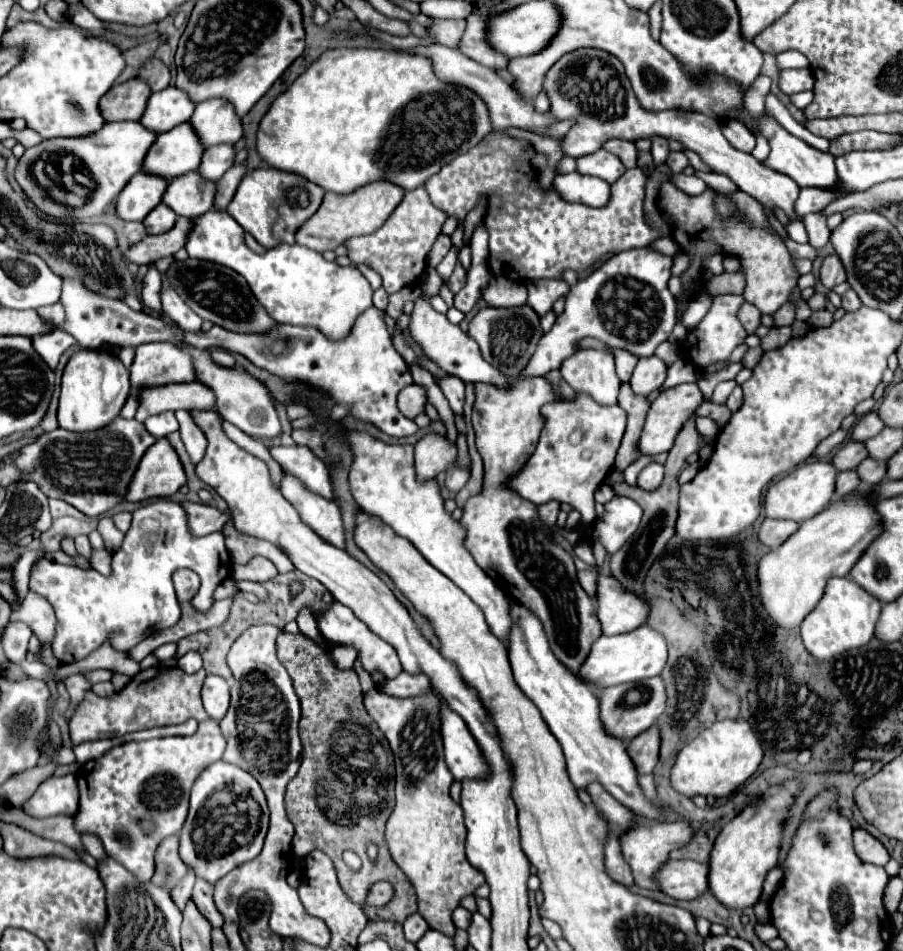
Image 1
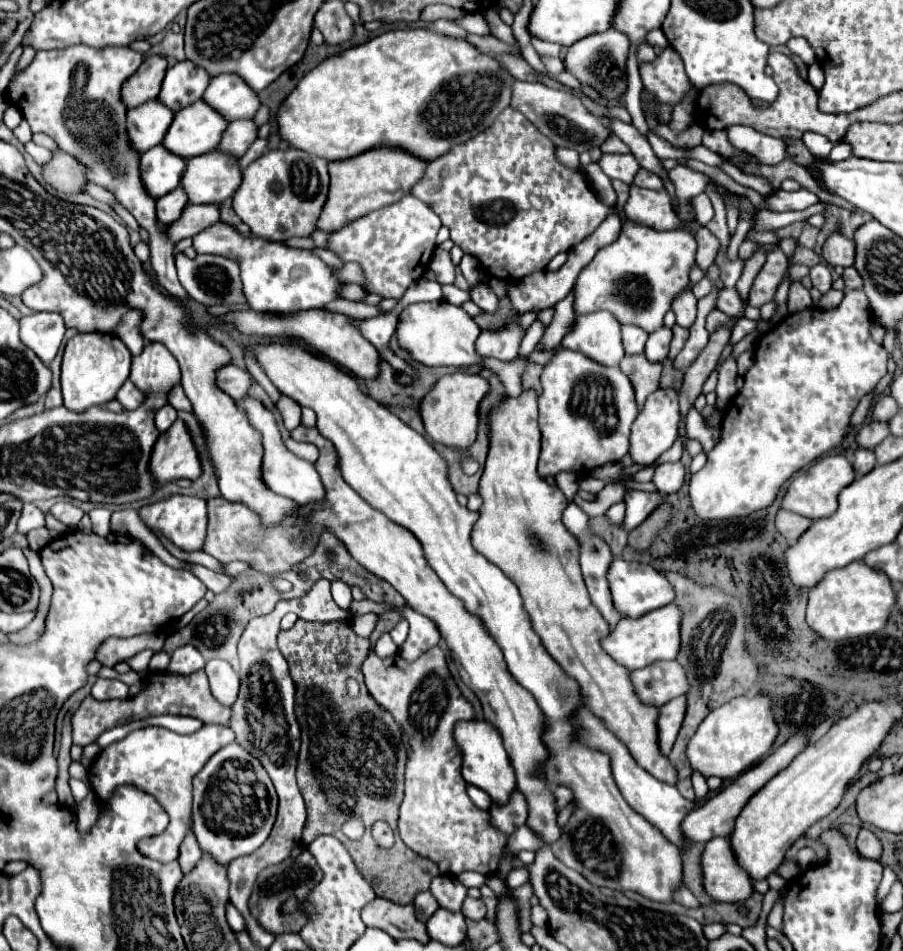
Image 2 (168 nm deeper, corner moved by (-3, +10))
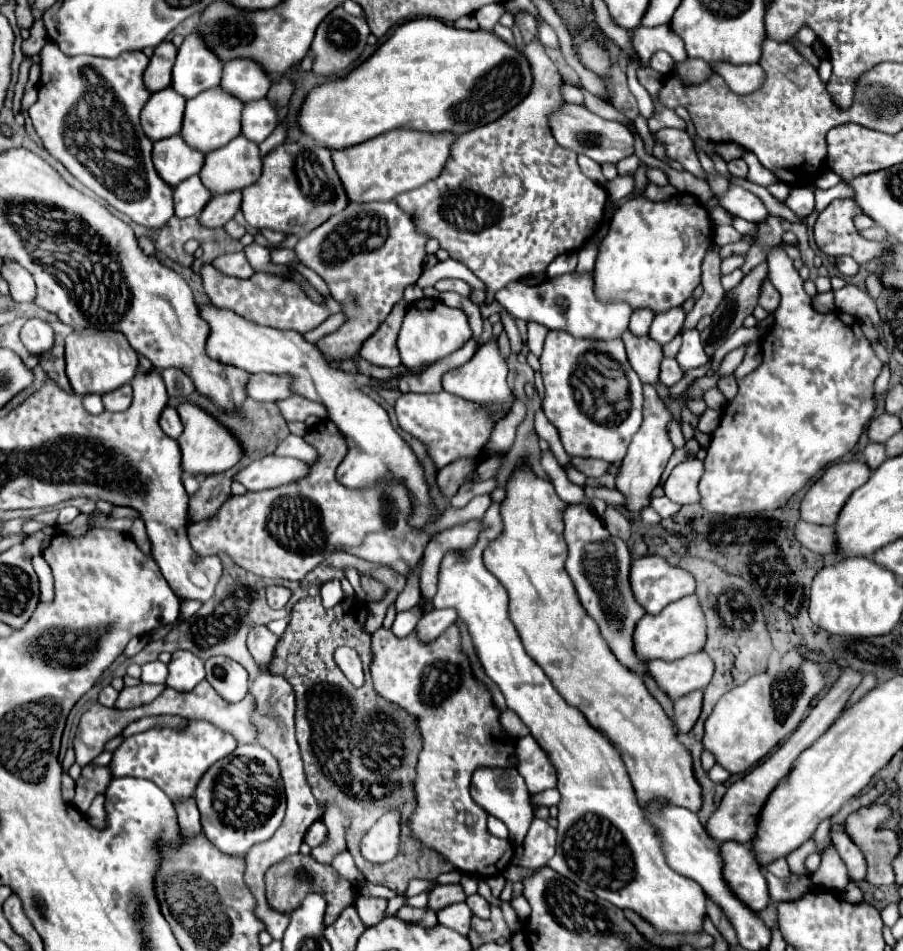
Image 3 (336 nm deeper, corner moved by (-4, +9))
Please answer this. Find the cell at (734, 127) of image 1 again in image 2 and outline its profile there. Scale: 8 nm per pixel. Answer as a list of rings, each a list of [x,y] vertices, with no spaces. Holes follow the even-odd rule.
[[[732,126],[726,132],[728,132],[728,142],[736,150],[756,156],[762,164],[774,166],[786,158],[784,140],[764,136],[764,134],[756,132],[754,128],[748,128],[748,126]]]

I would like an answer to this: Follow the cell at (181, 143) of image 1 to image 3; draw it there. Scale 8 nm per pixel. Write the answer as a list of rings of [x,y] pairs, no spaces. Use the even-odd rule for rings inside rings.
[[[221,87],[199,93],[197,97],[189,99],[185,105],[181,137],[191,147],[195,147],[197,151],[203,151],[203,153],[219,149],[241,133],[241,111],[243,111],[243,103],[237,97],[231,97],[229,93],[225,93]]]

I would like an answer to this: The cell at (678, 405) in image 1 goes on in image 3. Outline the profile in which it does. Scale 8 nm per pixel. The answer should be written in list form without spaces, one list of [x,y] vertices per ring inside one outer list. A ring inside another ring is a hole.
[[[643,385],[643,423],[641,429],[633,435],[633,441],[629,445],[629,451],[621,463],[619,475],[615,479],[617,489],[627,497],[627,511],[631,515],[631,519],[639,519],[639,509],[649,505],[649,493],[657,487],[659,477],[673,453],[673,443],[669,439],[669,423],[673,421],[673,413],[669,411],[669,407],[665,405],[665,401],[657,395],[653,385]]]

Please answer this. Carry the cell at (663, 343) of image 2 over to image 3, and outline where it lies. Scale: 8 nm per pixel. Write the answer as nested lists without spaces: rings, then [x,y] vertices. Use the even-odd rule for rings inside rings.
[[[681,307],[669,309],[667,313],[659,313],[659,315],[653,319],[649,337],[653,337],[659,345],[667,345],[667,343],[681,331],[683,321],[685,321],[685,313],[683,313]]]

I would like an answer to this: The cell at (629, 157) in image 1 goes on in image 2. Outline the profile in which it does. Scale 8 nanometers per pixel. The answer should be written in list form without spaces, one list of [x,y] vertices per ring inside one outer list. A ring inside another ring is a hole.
[[[612,136],[612,140],[608,140],[608,144],[604,144],[602,148],[604,154],[630,154],[630,148],[616,136]]]

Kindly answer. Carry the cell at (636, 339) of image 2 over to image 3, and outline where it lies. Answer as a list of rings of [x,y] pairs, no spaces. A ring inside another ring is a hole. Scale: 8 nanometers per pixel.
[[[635,309],[631,315],[631,321],[629,321],[629,331],[635,337],[645,337],[649,333],[653,317],[655,317],[655,313],[651,309]]]

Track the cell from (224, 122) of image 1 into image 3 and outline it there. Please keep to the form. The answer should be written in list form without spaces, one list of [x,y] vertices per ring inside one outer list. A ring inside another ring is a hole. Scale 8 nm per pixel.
[[[239,59],[223,65],[221,89],[237,97],[241,103],[263,99],[269,87],[271,87],[269,75],[265,75],[265,71],[253,61]]]

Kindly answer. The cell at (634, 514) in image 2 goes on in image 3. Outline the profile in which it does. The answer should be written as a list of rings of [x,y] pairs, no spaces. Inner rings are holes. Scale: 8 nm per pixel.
[[[653,497],[651,499],[651,507],[661,515],[661,517],[671,517],[671,515],[675,515],[681,507],[677,505],[677,503],[673,503],[673,501],[669,501],[669,497]]]

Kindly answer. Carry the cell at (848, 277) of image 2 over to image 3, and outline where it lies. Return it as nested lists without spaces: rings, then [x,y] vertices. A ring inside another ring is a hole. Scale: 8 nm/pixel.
[[[839,257],[837,259],[837,269],[839,269],[839,273],[843,277],[853,277],[853,275],[857,275],[859,265],[851,257]]]

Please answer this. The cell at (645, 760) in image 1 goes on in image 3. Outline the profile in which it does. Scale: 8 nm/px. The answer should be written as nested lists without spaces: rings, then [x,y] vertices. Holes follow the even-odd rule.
[[[693,691],[693,693],[675,701],[673,711],[675,711],[677,735],[689,733],[689,729],[695,725],[697,717],[701,713],[701,699],[703,699],[703,691]]]

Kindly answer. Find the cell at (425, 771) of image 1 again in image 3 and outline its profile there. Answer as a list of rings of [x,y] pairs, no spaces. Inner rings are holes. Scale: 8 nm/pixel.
[[[451,625],[439,639],[431,641],[429,645],[423,645],[415,637],[415,633],[399,639],[389,629],[381,627],[371,635],[371,649],[373,649],[371,679],[375,691],[383,699],[399,705],[409,715],[417,717],[417,729],[423,741],[423,749],[417,761],[417,777],[415,777],[417,805],[407,821],[411,829],[411,837],[415,841],[421,841],[425,847],[437,851],[441,857],[453,863],[455,869],[463,873],[483,875],[483,877],[503,875],[511,865],[513,845],[507,839],[489,833],[487,811],[481,809],[477,803],[473,803],[469,795],[469,783],[471,783],[471,773],[481,765],[515,767],[517,763],[515,747],[511,737],[499,725],[499,711],[491,703],[491,695],[471,675],[469,659],[459,645],[457,625]]]

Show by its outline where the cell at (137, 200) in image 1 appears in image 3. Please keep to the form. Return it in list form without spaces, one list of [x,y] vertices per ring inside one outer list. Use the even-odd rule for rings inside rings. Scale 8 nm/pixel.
[[[181,135],[153,143],[153,165],[161,179],[171,187],[177,187],[187,177],[199,173],[203,157],[205,155],[197,149],[191,149]]]

